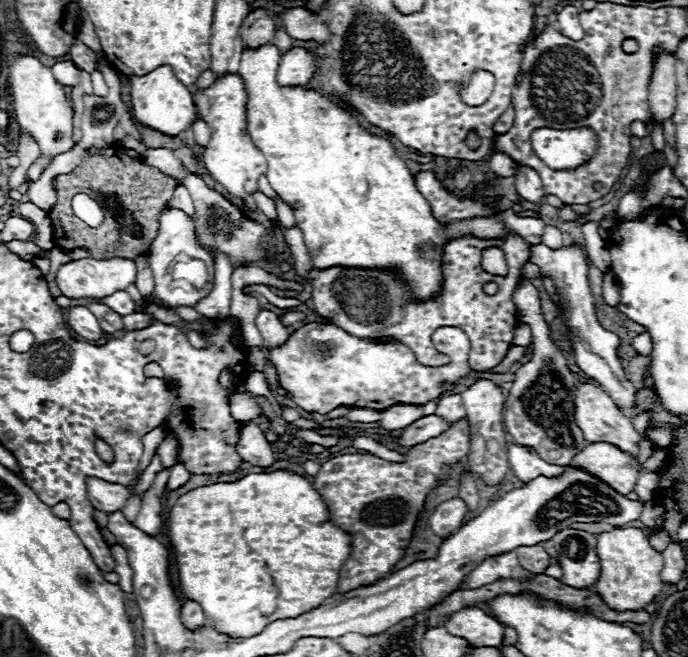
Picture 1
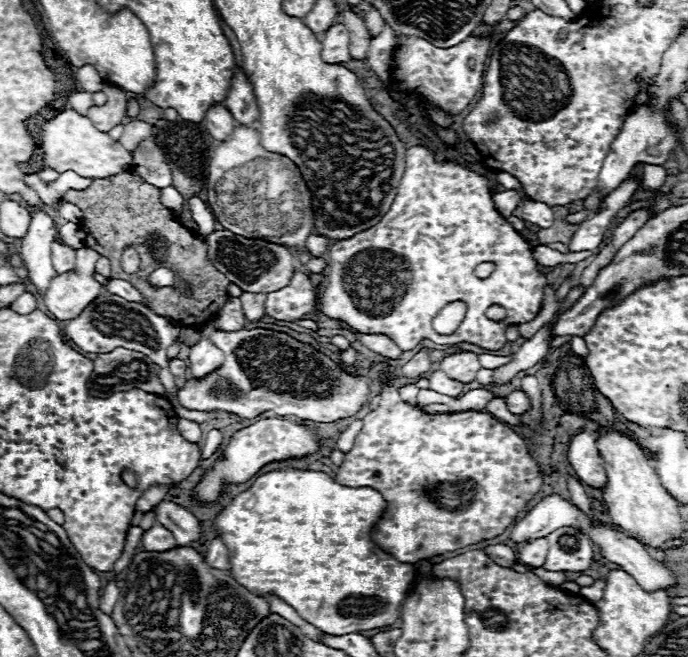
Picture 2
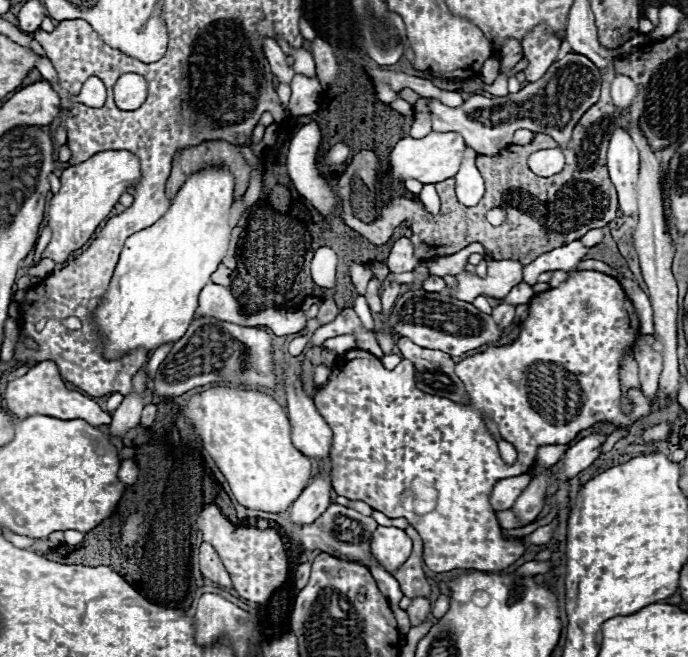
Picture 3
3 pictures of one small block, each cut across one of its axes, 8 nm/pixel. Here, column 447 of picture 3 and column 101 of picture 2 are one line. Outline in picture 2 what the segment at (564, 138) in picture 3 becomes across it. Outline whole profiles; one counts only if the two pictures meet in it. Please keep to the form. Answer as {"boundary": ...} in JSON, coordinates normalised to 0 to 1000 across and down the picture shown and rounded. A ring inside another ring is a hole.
{"boundary":[[[154,128],[148,140],[157,149],[154,158],[151,161],[134,161],[128,167],[128,180],[134,183],[134,189],[140,195],[145,195],[145,201],[157,201],[169,189],[174,189],[177,180],[183,177],[186,149],[183,149],[183,143],[172,131],[160,131],[160,128]]]}

